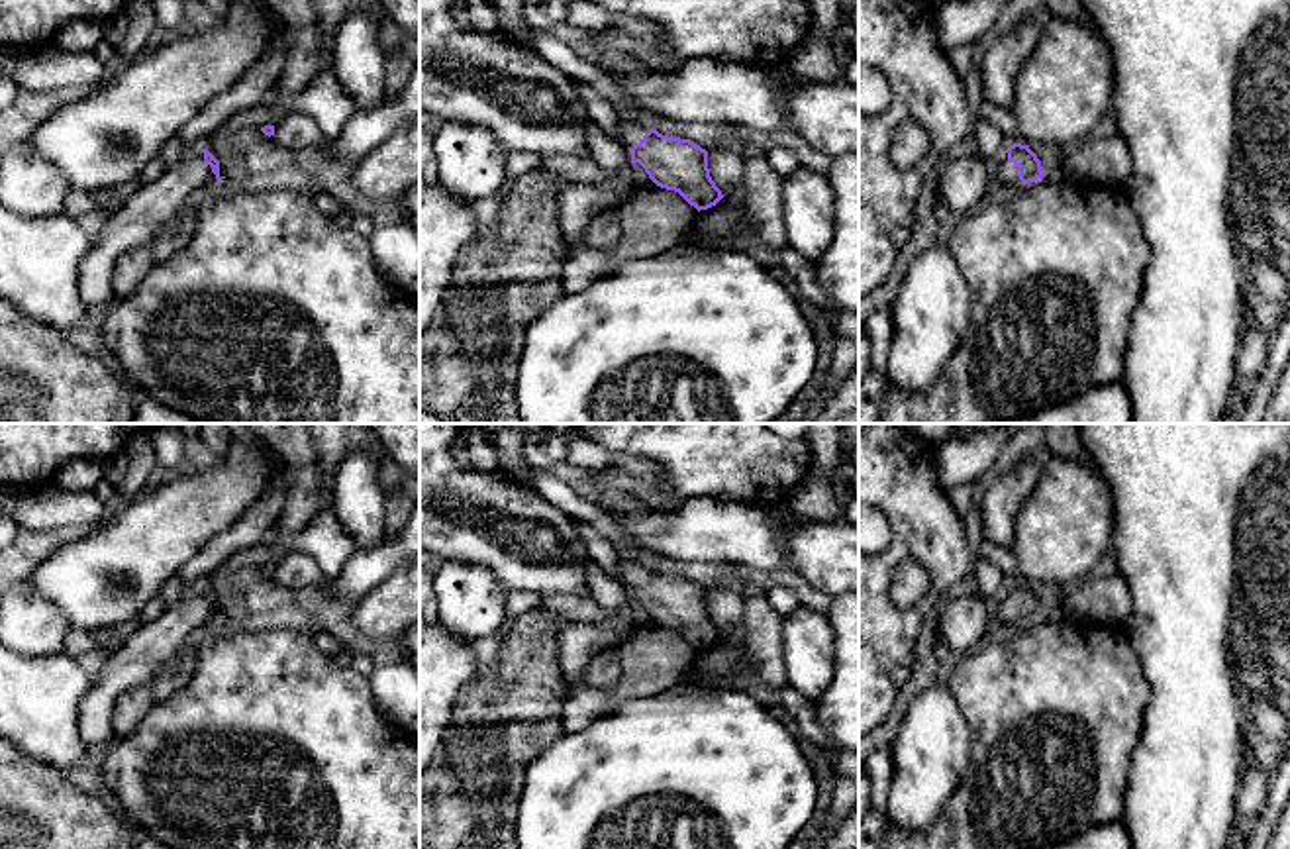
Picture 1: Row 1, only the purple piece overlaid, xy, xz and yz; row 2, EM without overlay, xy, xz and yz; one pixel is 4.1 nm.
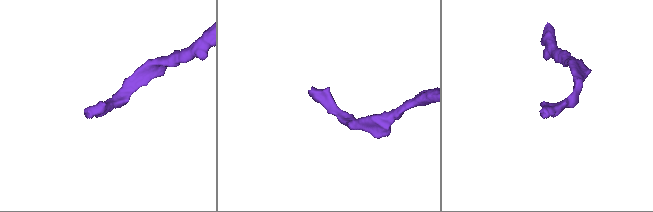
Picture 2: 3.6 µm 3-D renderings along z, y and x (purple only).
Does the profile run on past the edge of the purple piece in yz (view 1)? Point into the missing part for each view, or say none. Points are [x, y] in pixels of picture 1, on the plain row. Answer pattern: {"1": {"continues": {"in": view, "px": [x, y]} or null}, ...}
{"1": {"continues": {"in": "yz", "px": [1004, 612]}}}

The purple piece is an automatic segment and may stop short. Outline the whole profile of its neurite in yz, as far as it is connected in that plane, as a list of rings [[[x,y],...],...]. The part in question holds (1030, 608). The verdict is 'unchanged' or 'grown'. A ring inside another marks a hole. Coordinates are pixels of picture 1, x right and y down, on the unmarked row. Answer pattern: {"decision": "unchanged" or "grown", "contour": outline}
{"decision": "grown", "contour": [[[1010,584],[992,604],[994,627],[1000,633],[1016,631],[1019,625],[1035,622],[1045,614],[1041,600],[1029,584]]]}

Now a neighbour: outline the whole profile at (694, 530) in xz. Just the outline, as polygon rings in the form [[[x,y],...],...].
[[[696,498],[663,512],[616,516],[645,559],[663,555],[792,571],[788,537],[794,525],[751,504]]]

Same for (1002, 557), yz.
[[[982,541],[978,557],[992,563],[1008,580],[1008,584],[1017,582],[1017,559],[1014,547],[996,545],[992,541]]]

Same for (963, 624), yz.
[[[978,596],[953,598],[939,608],[937,631],[953,657],[963,657],[992,637],[992,604]]]

